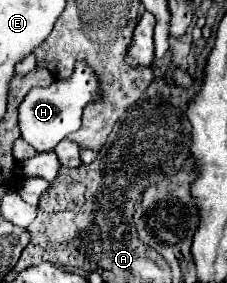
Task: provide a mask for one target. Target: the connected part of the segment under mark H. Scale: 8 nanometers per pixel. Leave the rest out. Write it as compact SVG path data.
M76 63L74 75L68 81L56 79L50 87L34 87L26 99L20 105L20 115L18 115L18 125L22 131L22 137L38 151L52 151L62 139L66 139L70 133L80 129L80 119L84 105L90 101L100 99L100 91L96 87L96 77L88 65Z

